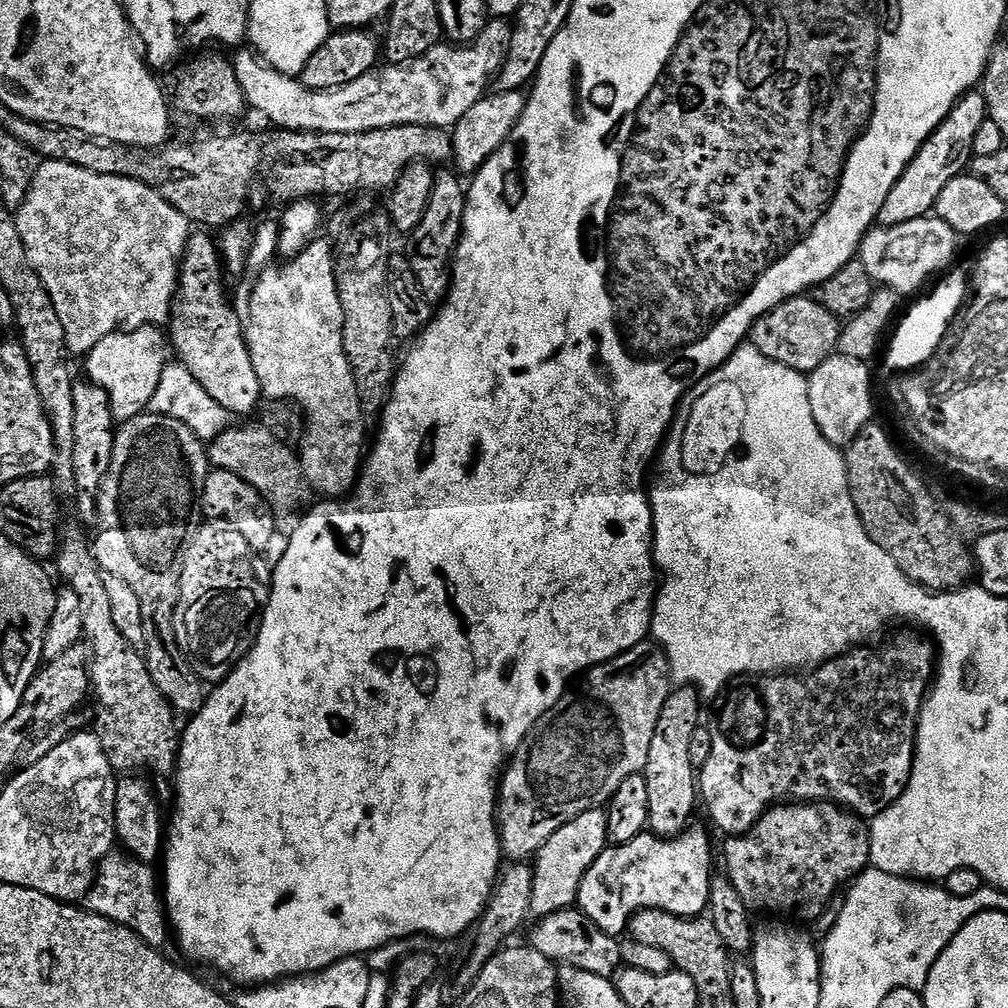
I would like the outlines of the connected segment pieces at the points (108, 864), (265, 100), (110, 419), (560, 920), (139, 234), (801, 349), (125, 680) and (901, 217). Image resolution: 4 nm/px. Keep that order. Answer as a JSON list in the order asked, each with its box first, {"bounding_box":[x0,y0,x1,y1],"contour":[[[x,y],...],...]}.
[{"bounding_box":[86,854,170,949],"contour":[[[109,854],[100,861],[92,888],[86,895],[86,907],[96,916],[110,918],[138,934],[152,948],[163,949],[170,940],[170,925],[158,883],[158,872],[152,864],[143,864],[127,854]]]},{"bounding_box":[232,18,512,134],"contour":[[[492,18],[484,25],[479,36],[467,46],[441,42],[426,54],[422,54],[422,58],[411,60],[408,64],[385,63],[383,66],[377,66],[366,74],[362,74],[362,78],[354,78],[354,82],[346,82],[346,86],[330,90],[307,88],[303,79],[282,74],[274,66],[265,62],[259,52],[248,46],[241,47],[235,53],[237,56],[234,56],[232,65],[234,74],[238,74],[242,94],[248,99],[249,109],[253,113],[261,112],[270,123],[277,124],[275,127],[280,130],[358,134],[403,124],[421,124],[431,128],[451,129],[475,103],[485,97],[490,85],[499,76],[500,67],[504,65],[506,56],[510,54],[511,38],[512,24],[504,18]]]},{"bounding_box":[73,378,116,521],"contour":[[[87,378],[77,379],[73,383],[74,390],[74,478],[76,487],[76,508],[84,520],[95,521],[96,497],[100,494],[100,487],[110,470],[110,458],[114,454],[116,428],[110,398],[102,386],[92,383]]]},{"bounding_box":[530,907,621,977],"contour":[[[579,907],[563,908],[549,916],[541,916],[532,928],[530,947],[538,950],[553,964],[569,964],[578,970],[590,970],[590,974],[615,977],[621,971],[620,940],[606,934]]]},{"bounding_box":[15,160,190,354],"contour":[[[44,160],[40,169],[36,171],[30,194],[26,196],[24,205],[15,213],[15,218],[18,234],[22,234],[22,242],[26,246],[30,262],[38,276],[42,278],[42,284],[46,286],[46,290],[54,302],[54,310],[58,310],[62,330],[66,330],[69,353],[86,354],[91,348],[98,346],[98,342],[102,342],[102,338],[106,338],[111,332],[164,326],[169,323],[172,305],[176,299],[176,282],[180,278],[180,259],[184,256],[184,247],[187,246],[190,235],[190,221],[170,202],[166,202],[166,198],[162,198],[162,194],[158,194],[150,186],[137,180],[110,174],[94,174],[94,170],[82,170],[82,166],[74,166],[70,162],[61,160]]]},{"bounding_box":[750,294,841,374],"contour":[[[805,294],[782,302],[774,310],[770,310],[762,318],[758,318],[758,322],[752,327],[750,333],[750,343],[766,358],[795,372],[810,374],[814,370],[818,370],[818,366],[822,366],[822,362],[826,362],[826,358],[837,355],[840,347],[841,327],[841,317],[835,316],[833,312],[826,310],[826,306],[819,304],[811,295]]]},{"bounding_box":[54,527,180,777],"contour":[[[65,527],[62,532],[62,539],[58,545],[58,551],[54,557],[54,565],[60,571],[60,576],[64,579],[63,583],[70,586],[78,594],[78,598],[82,598],[82,610],[84,611],[84,640],[87,647],[90,649],[90,663],[88,666],[88,675],[90,677],[90,692],[94,697],[96,696],[96,725],[94,731],[100,737],[102,746],[108,755],[108,761],[111,762],[113,769],[120,774],[132,774],[137,770],[144,770],[140,768],[149,768],[156,776],[171,777],[176,771],[176,761],[180,755],[180,741],[178,739],[178,728],[176,732],[177,713],[174,711],[167,698],[163,696],[158,690],[158,686],[154,686],[154,678],[150,678],[150,670],[148,669],[148,662],[144,659],[141,649],[135,648],[130,642],[126,642],[126,638],[122,638],[122,630],[118,630],[118,626],[114,626],[114,617],[110,611],[110,601],[106,594],[106,586],[104,585],[104,572],[100,567],[100,563],[96,560],[96,553],[90,547],[90,540],[84,537],[84,532],[80,528]]]},{"bounding_box":[879,91,988,228],"contour":[[[983,91],[967,92],[950,110],[948,117],[936,127],[934,134],[918,150],[918,154],[906,166],[902,178],[894,182],[894,190],[882,202],[879,227],[889,228],[902,222],[914,222],[914,218],[929,215],[938,202],[938,194],[950,182],[950,178],[961,175],[973,159],[975,136],[984,120],[988,119],[988,107]]]}]

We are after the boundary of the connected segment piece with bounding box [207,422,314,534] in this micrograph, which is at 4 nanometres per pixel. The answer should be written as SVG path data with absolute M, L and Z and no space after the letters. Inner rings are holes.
M252 422L241 423L244 424L241 428L225 428L207 445L211 467L221 472L238 474L250 482L250 486L254 486L254 490L258 490L258 494L262 494L265 502L272 507L277 529L281 533L291 534L313 503L312 487L302 470L299 455L293 449L291 452L289 445L276 437L268 426L248 423Z

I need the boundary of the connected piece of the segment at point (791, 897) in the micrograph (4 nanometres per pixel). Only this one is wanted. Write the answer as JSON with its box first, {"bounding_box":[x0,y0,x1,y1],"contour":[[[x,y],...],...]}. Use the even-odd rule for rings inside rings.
{"bounding_box":[723,802,872,920],"contour":[[[827,802],[778,804],[770,808],[748,832],[743,832],[740,836],[729,836],[723,842],[723,871],[749,910],[753,913],[797,912],[804,920],[820,920],[828,911],[833,897],[837,895],[836,888],[843,889],[853,877],[869,867],[872,859],[869,825],[839,804]]]}

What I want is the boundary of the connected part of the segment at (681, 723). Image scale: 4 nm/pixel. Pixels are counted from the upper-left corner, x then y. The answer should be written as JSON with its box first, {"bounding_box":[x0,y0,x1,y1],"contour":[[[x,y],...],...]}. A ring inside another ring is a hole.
{"bounding_box":[642,686,702,836],"contour":[[[691,686],[673,690],[666,706],[662,706],[654,739],[650,742],[650,755],[646,758],[642,775],[646,778],[646,791],[650,798],[648,828],[657,836],[680,836],[687,832],[696,808],[698,812],[698,772],[690,762],[690,741],[695,728],[702,724],[700,703],[700,693]]]}

